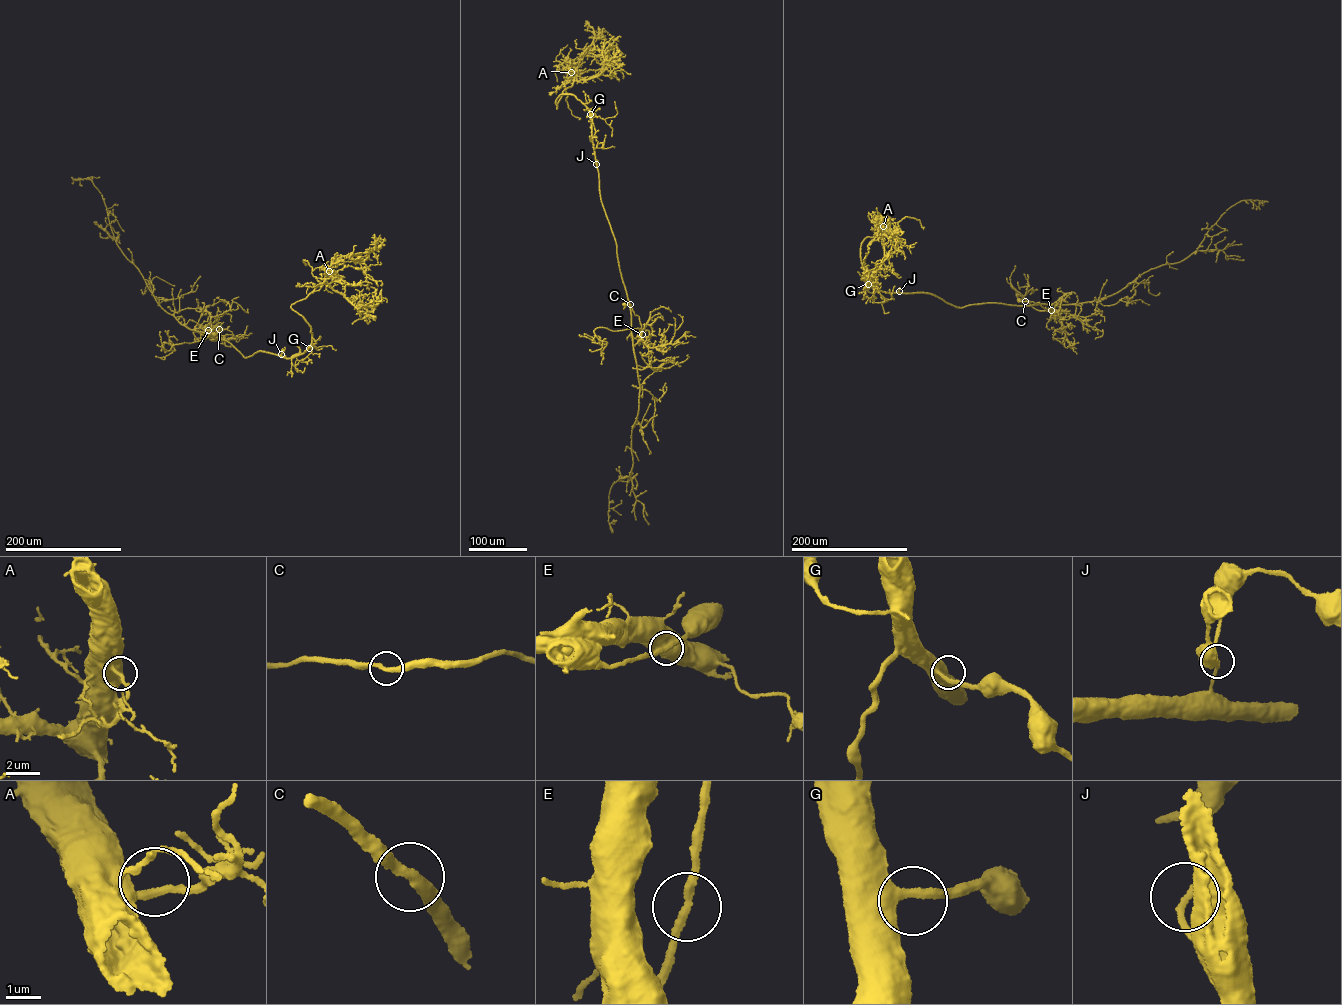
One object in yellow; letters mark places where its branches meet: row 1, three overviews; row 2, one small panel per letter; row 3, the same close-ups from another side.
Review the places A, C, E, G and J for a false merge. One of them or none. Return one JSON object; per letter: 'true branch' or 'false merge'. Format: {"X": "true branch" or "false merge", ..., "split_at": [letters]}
{"A": "true branch", "C": "true branch", "E": "false merge", "G": "true branch", "J": "true branch", "split_at": ["E"]}

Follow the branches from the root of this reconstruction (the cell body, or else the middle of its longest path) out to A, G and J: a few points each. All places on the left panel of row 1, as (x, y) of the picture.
A: (214, 334), (217, 323), (195, 329), (245, 358), (302, 353), (310, 326), (291, 305), (329, 271)
G: (214, 334), (217, 323), (211, 330), (195, 329), (229, 342), (245, 358), (260, 351), (290, 359), (309, 348)
J: (214, 334), (219, 329), (217, 323), (211, 330), (195, 329), (229, 342), (245, 358), (260, 351), (281, 354)

